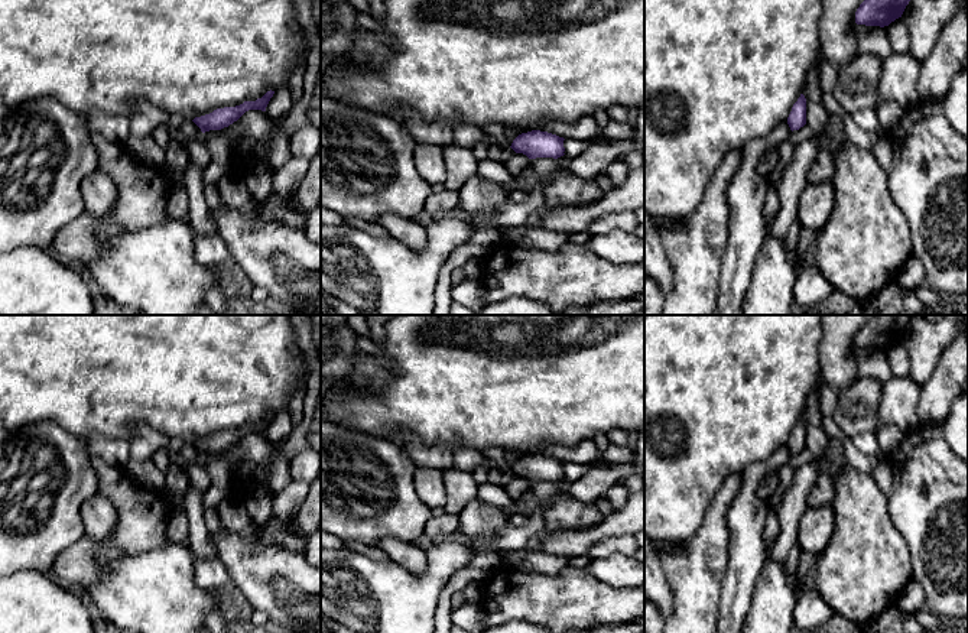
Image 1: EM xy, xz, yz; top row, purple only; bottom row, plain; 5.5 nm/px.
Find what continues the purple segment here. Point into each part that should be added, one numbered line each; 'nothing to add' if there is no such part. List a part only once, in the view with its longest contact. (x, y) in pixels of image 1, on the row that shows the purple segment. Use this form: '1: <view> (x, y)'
nothing to add

